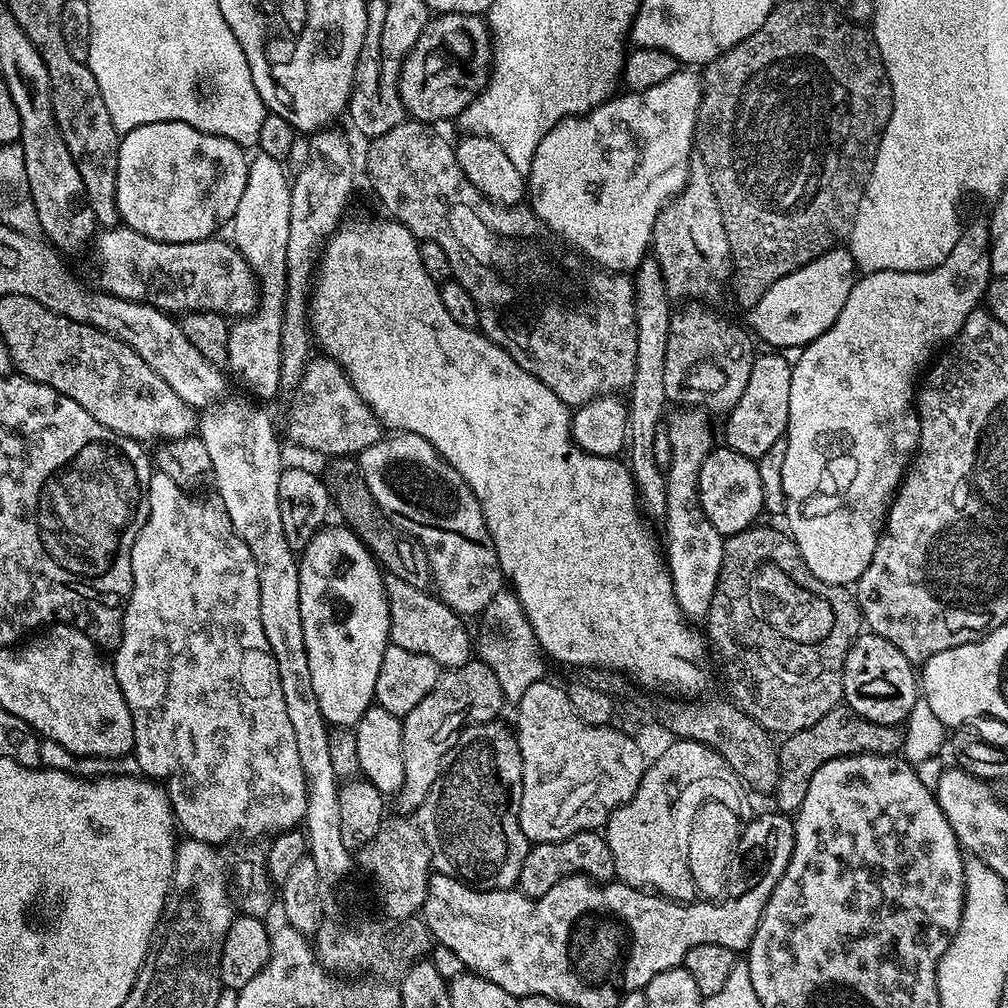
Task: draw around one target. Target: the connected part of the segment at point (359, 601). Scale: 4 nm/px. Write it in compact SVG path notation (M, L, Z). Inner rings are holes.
M325 526L310 538L310 542L299 553L298 563L298 606L302 610L302 638L306 642L306 658L310 658L310 678L314 678L314 694L318 698L318 706L322 710L325 721L338 728L352 728L368 708L373 707L376 699L376 683L378 682L378 666L382 666L382 654L389 648L388 630L390 628L390 614L388 613L388 595L384 593L385 577L382 569L372 557L372 551L352 532L351 527L331 528Z

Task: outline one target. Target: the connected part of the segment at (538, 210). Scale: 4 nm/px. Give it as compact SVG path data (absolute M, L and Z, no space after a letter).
M679 70L670 75L666 81L658 86L640 91L625 91L625 96L619 94L599 104L598 107L585 114L585 116L567 116L562 122L558 122L538 142L532 159L532 169L526 173L526 196L530 201L532 213L540 219L552 232L560 237L565 245L571 246L584 257L585 261L591 262L609 272L632 274L640 263L649 255L652 243L652 227L658 218L658 214L666 207L673 196L678 195L684 184L688 181L688 162L694 155L694 141L696 139L696 115L700 109L702 95L702 80L692 70Z

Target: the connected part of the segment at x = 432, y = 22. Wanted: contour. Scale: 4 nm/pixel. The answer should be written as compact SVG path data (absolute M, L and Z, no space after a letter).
M442 12L433 15L429 19L428 24L422 30L422 34L418 38L418 42L414 42L414 46L410 50L408 57L402 62L400 67L400 77L398 78L398 94L402 98L402 106L405 113L411 119L419 120L422 124L439 125L439 120L455 121L463 112L468 109L470 102L474 102L474 98L488 85L488 76L492 73L492 34L488 30L487 19L483 15L475 16L474 14L458 14L457 12Z

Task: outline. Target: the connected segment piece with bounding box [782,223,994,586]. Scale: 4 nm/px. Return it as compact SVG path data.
M987 223L972 224L969 228L967 225L961 231L954 250L950 250L950 254L946 254L944 261L936 268L928 268L924 272L869 272L861 275L850 290L850 298L846 298L846 306L842 306L842 314L838 314L838 318L834 318L830 330L826 330L821 336L814 338L814 342L805 344L802 358L792 365L786 459L782 465L782 490L786 494L784 516L786 521L788 520L787 531L798 546L806 566L810 566L810 574L814 574L814 578L822 578L822 582L830 582L831 584L852 586L860 579L862 570L866 570L866 566L870 566L870 558L874 558L878 538L880 533L884 531L884 521L888 519L888 508L892 504L892 497L896 495L896 489L900 487L900 482L904 478L904 473L908 471L913 456L916 455L916 447L920 441L920 419L916 413L918 377L925 371L929 361L945 345L956 339L956 335L964 329L968 315L974 309L981 307L989 283L994 276L990 262L991 245L992 234Z

